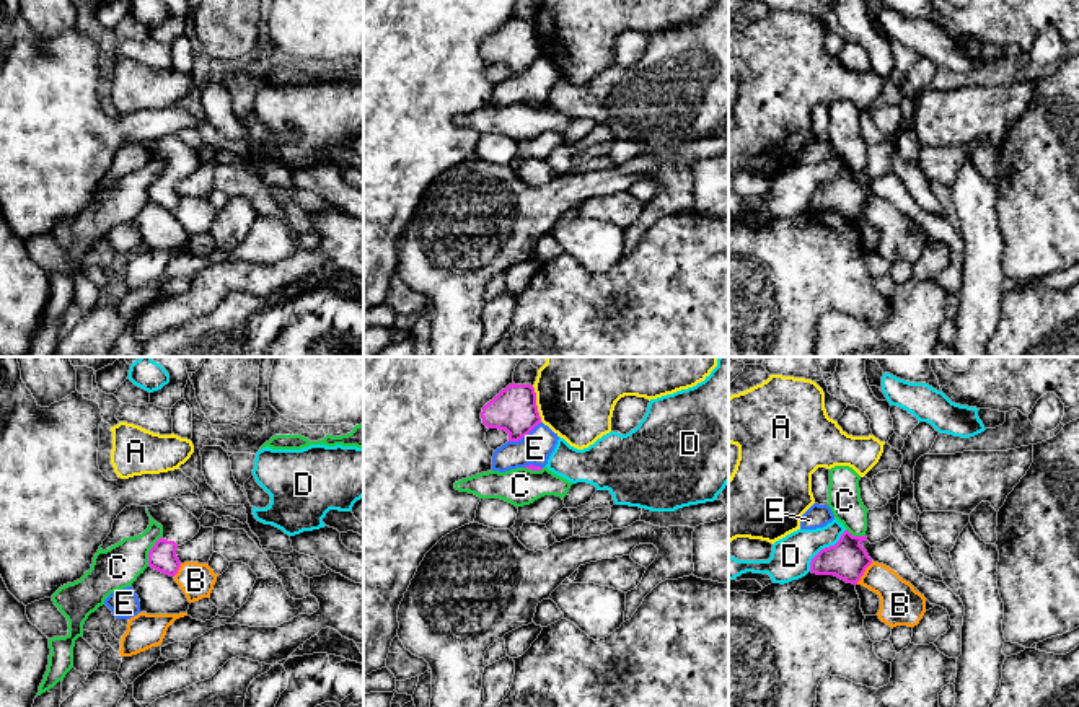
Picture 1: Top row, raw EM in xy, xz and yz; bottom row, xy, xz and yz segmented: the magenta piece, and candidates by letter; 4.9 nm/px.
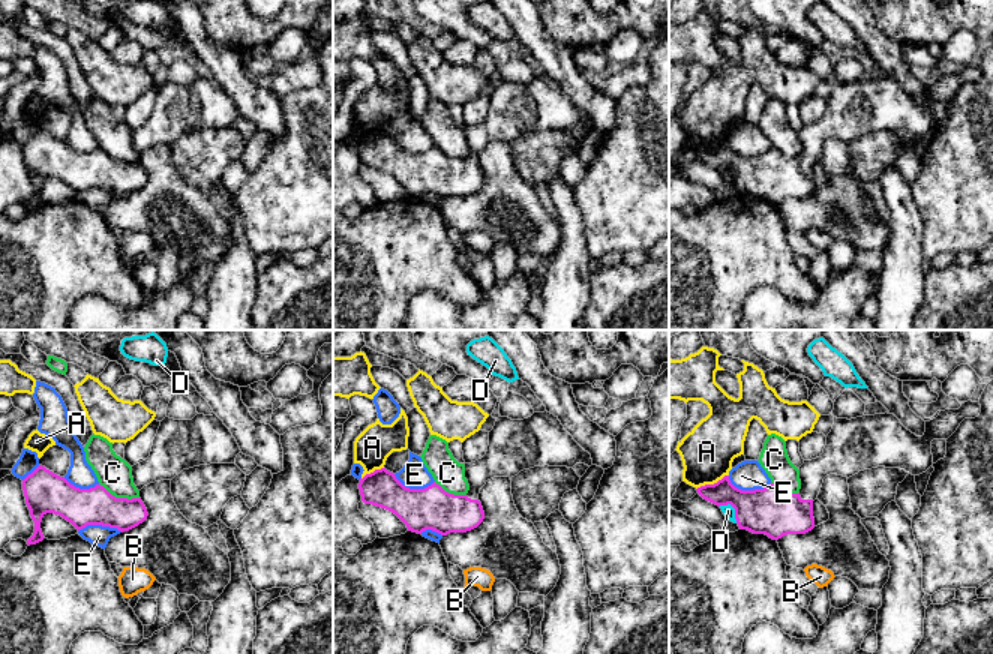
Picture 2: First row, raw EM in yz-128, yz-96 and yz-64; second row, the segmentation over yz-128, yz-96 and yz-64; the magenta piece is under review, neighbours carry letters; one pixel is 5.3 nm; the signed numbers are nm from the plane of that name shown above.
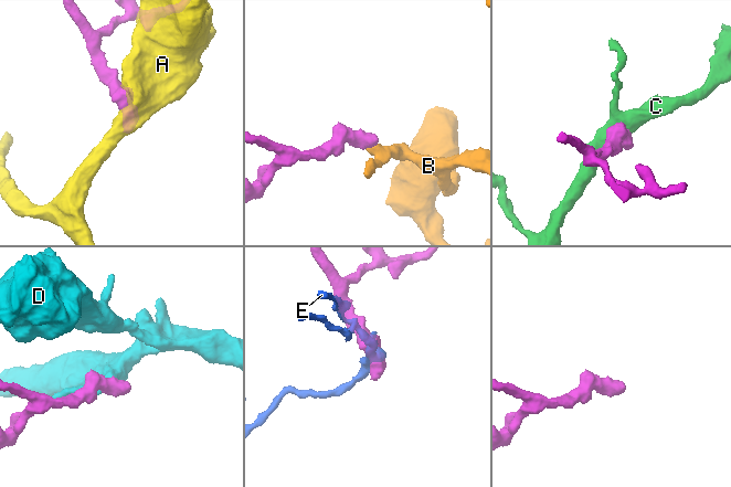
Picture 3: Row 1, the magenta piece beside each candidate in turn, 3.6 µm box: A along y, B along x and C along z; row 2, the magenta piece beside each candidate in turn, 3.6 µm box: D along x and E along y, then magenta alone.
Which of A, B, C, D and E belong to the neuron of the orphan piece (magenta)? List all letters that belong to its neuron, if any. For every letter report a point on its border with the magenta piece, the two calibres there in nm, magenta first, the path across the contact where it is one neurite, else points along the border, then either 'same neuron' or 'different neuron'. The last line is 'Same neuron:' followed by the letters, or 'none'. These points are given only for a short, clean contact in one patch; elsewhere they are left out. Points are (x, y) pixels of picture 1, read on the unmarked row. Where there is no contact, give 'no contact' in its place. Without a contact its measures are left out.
A: meets magenta in xz at (535, 39); 220 nm thick on the magenta side, 360 nm on the other; different neuron
B: meets magenta in yz at (864, 206); 190 nm thick on the magenta side, 200 nm on the other; border along yz (872, 196), (856, 219); different neuron
C: meets magenta in xy at (150, 186); 140 nm thick on the magenta side, 220 nm on the other; border along xy (160, 171), (149, 188), (147, 199); different neuron
D: meets magenta in yz at (825, 183); 190 nm thick on the magenta side, 200 nm on the other; border along yz (846, 165), (833, 180), (825, 181), (812, 194), (809, 206); different neuron
E: meets magenta in xz at (525, 70); 220 nm thick on the magenta side, 160 nm on the other; different neuron
Same neuron: none

